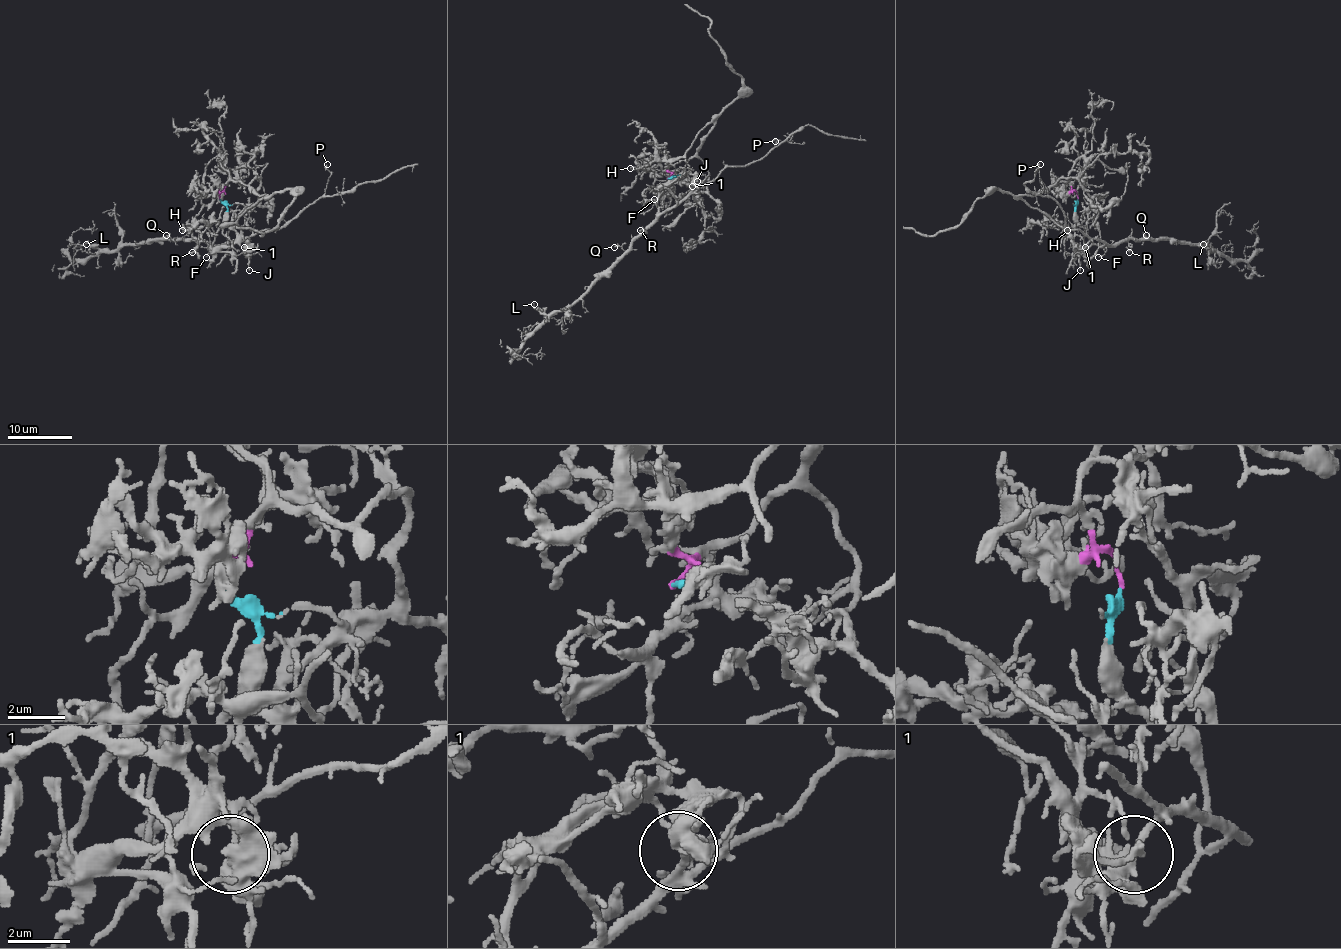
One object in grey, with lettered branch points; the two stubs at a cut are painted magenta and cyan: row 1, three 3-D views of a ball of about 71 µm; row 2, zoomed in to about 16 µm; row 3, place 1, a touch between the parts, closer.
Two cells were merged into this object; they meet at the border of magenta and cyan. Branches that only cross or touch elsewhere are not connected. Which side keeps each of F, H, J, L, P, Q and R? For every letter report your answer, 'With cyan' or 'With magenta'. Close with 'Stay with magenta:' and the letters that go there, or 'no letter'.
F: With cyan
H: With magenta
J: With cyan
L: With cyan
P: With cyan
Q: With cyan
R: With cyan
Stay with magenta: H

